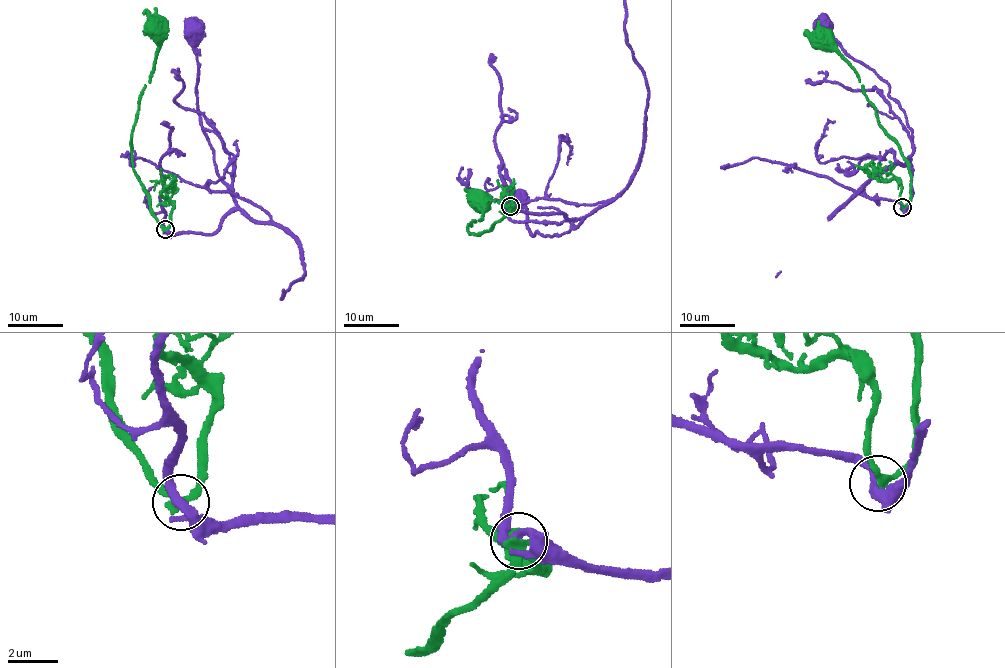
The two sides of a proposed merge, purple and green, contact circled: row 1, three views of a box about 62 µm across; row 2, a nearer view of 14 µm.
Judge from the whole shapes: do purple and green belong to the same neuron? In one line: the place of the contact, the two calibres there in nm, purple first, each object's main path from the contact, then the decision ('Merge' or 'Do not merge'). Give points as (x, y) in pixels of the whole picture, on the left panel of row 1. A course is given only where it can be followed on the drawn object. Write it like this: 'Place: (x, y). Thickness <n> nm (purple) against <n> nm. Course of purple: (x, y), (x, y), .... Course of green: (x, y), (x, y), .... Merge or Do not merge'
Place: (165, 229). Thickness 300 nm (purple) against 280 nm. Course of purple: (166, 229), (175, 234), (213, 233), (237, 207), (233, 192), (216, 170), (209, 138), (200, 125), (194, 30). Course of green: (166, 229), (151, 209), (150, 194), (132, 165), (131, 152), (138, 99), (151, 73), (157, 27). Do not merge

